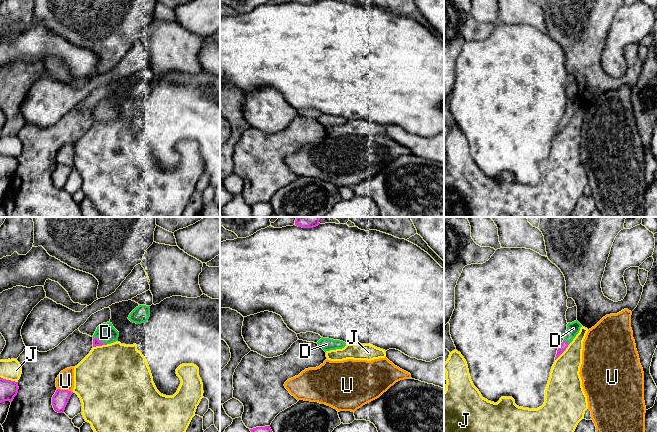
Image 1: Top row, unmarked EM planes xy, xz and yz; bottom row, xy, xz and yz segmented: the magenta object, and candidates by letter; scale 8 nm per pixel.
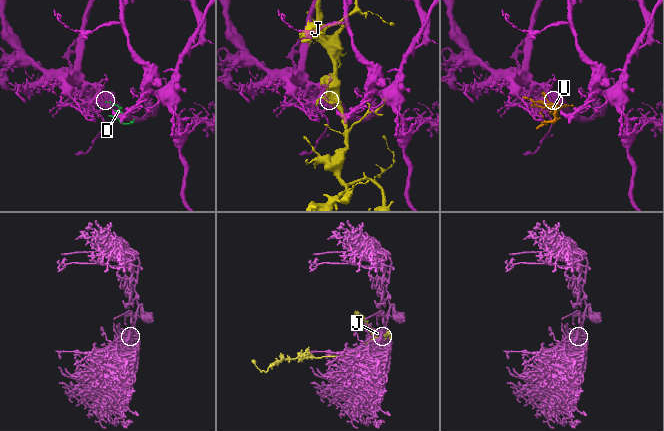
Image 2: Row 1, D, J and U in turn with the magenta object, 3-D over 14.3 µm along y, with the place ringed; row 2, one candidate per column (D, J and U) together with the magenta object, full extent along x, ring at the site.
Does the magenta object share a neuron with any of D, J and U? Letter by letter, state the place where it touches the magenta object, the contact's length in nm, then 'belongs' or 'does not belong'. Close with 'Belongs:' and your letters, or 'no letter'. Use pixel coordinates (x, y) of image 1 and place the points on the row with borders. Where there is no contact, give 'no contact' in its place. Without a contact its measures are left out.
D: meets magenta in xy at (99, 340); contact 130 nm long; belongs
J: meets magenta in yz at (563, 351); contact 180 nm long; does not belong
U: meets magenta in xy at (65, 390); contact 130 nm long; does not belong
Belongs: D

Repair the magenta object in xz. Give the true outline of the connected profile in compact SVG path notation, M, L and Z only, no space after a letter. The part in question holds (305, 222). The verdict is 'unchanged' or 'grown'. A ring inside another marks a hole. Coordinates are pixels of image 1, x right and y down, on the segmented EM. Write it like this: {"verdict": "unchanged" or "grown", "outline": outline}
{"verdict": "unchanged", "outline": "M296 217L295 225L302 228L313 228L318 226L320 217Z"}

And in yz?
{"verdict": "grown", "outline": "M577 320L567 324L567 330L565 333L564 340L557 350L555 360L566 350L568 345L573 341L573 339L579 333L581 327L582 325Z"}

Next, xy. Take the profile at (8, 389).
{"verdict": "unchanged", "outline": "M0 377L0 403L4 401L12 402L18 393L18 382L6 380Z"}

